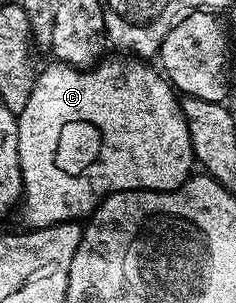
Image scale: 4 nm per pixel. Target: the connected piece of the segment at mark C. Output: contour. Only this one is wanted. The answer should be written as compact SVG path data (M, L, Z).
M137 57L120 58L122 59L103 58L101 62L89 69L69 67L66 63L54 61L51 62L51 67L46 67L43 71L41 68L37 72L32 97L28 97L28 105L24 105L24 109L18 114L23 197L20 212L22 211L23 217L26 218L27 228L54 226L70 220L85 220L106 196L113 195L116 191L175 191L191 178L190 164L192 167L196 160L190 144L190 130L182 116L182 104L175 88L157 70L154 72L149 62Z

